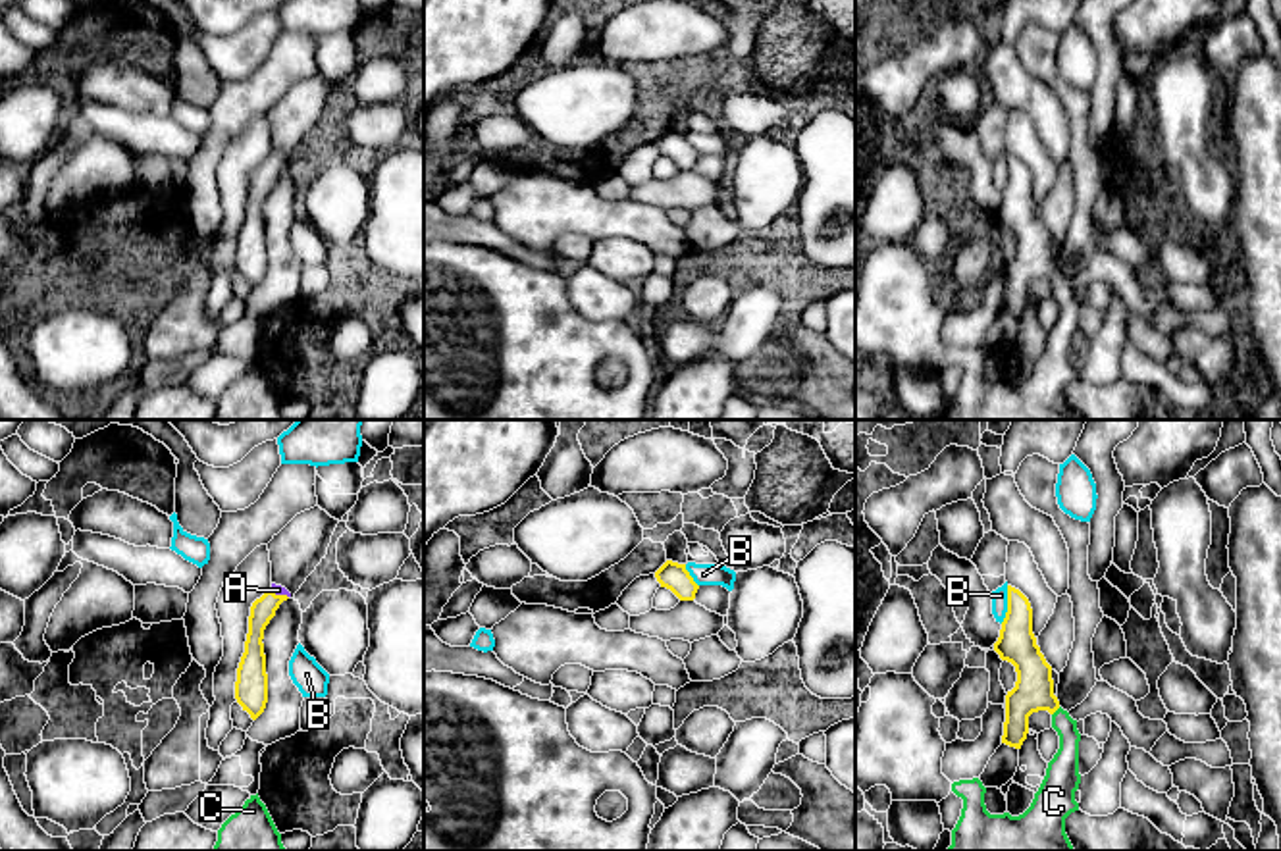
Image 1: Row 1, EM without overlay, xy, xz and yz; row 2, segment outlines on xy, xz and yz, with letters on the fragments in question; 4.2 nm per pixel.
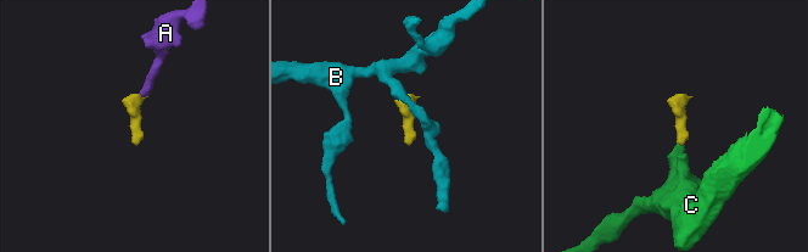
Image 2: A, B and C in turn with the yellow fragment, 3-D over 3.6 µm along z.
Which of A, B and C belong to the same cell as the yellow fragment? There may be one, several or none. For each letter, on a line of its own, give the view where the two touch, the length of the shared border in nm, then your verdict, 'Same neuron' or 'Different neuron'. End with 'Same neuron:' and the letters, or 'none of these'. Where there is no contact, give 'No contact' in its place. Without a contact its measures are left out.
A: Touches yellow in xy. Shared border 90 nm. Same neuron
B: Touches yellow in yz. Shared border 160 nm. Different neuron
C: Touches yellow in yz. Shared border 50 nm. Same neuron
Same neuron: A, C

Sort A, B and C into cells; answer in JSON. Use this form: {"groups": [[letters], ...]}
{"groups": [["A", "C"], ["B"]]}

